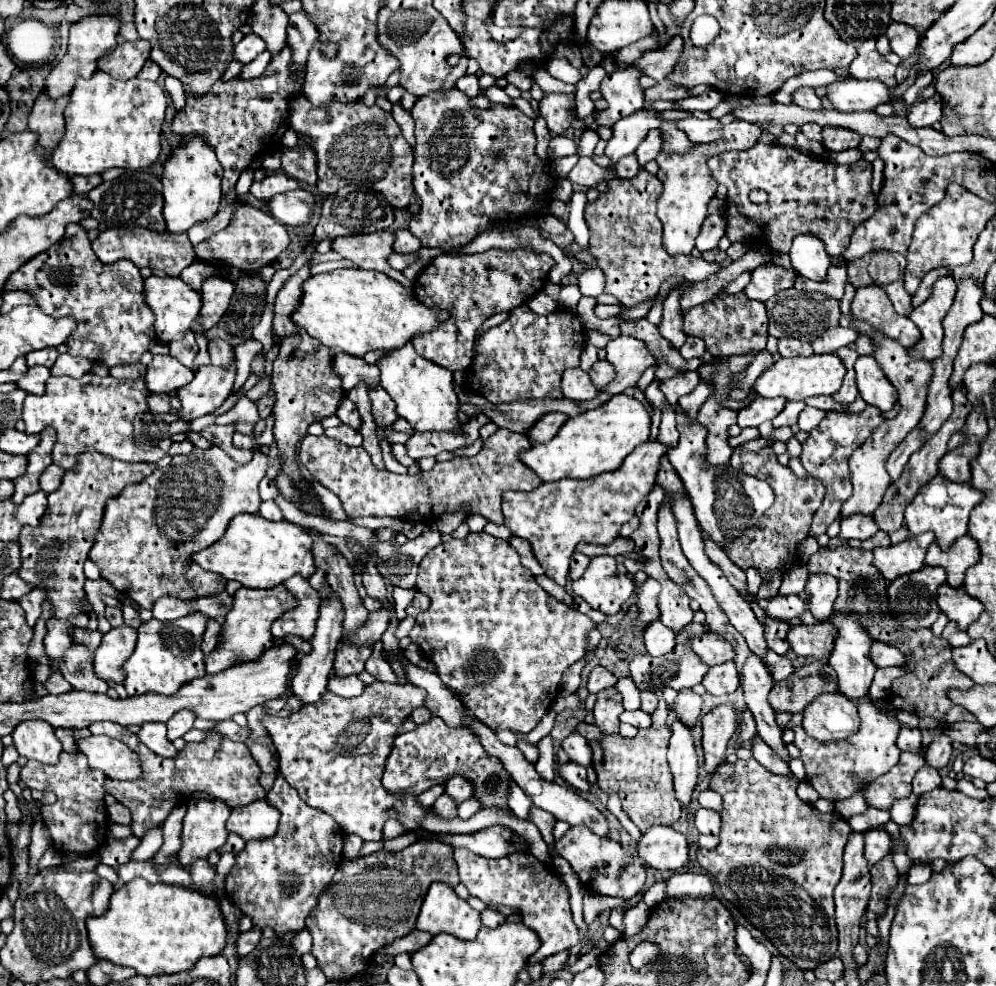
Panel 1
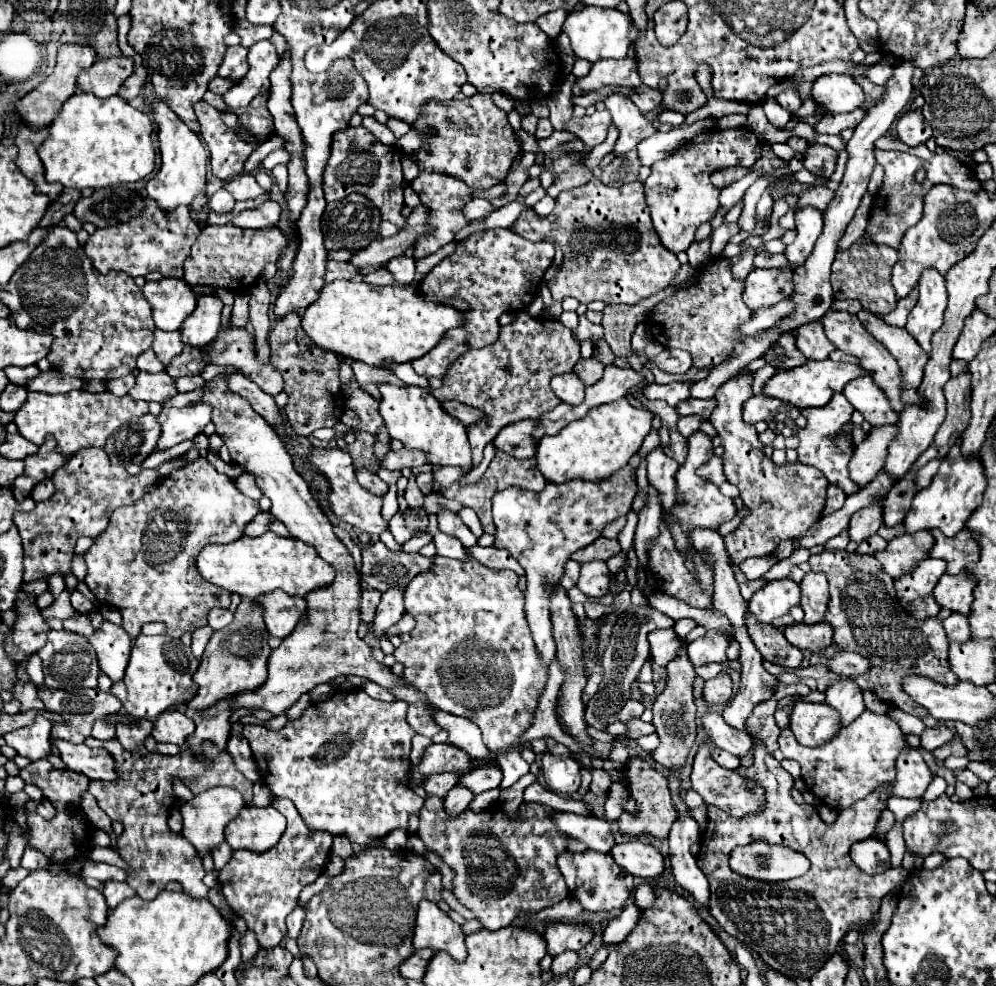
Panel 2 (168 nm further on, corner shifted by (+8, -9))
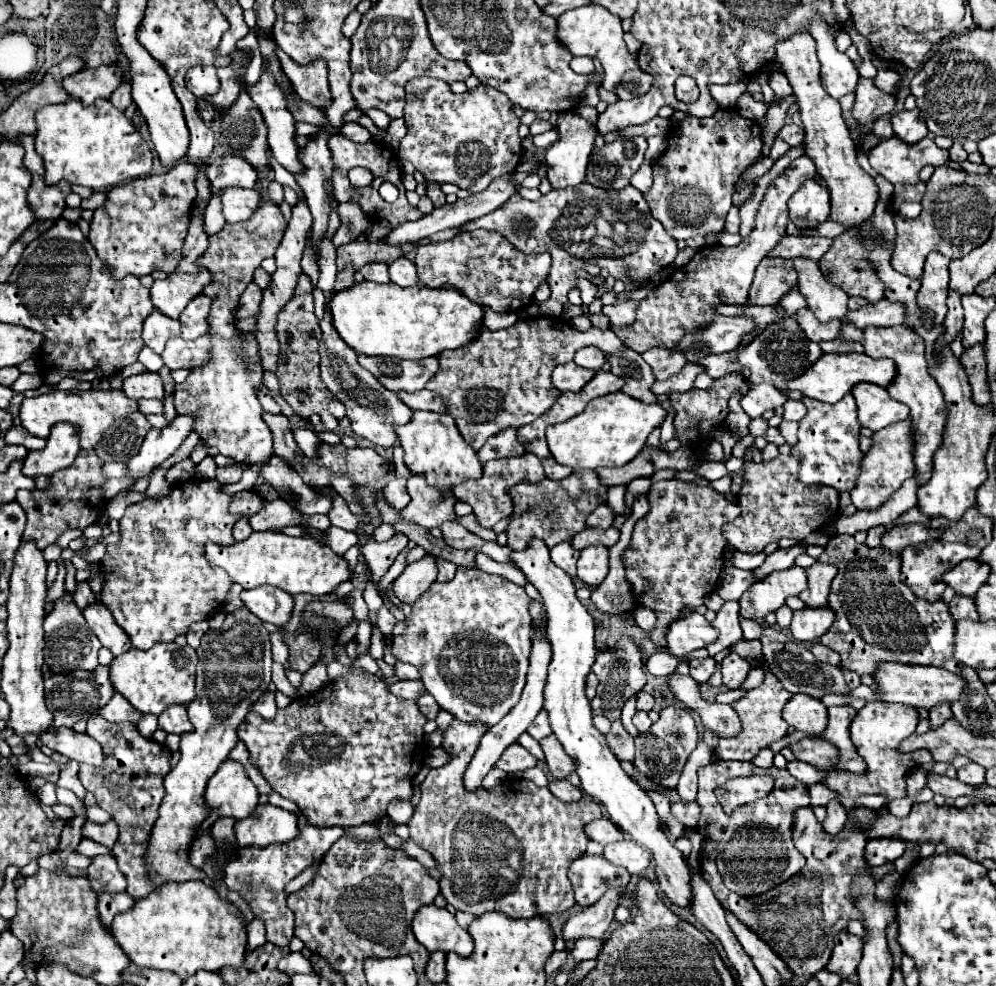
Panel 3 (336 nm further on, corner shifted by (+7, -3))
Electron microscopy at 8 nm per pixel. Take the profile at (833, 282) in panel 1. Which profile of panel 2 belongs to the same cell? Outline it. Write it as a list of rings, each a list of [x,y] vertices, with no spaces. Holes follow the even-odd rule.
[[[788,297],[788,299],[784,299],[784,301],[780,301],[780,303],[772,305],[772,307],[764,307],[764,309],[754,311],[752,319],[748,323],[744,323],[744,327],[740,327],[740,335],[752,337],[752,335],[756,335],[762,329],[774,327],[778,323],[778,319],[786,317],[792,311],[792,307],[794,307],[792,299]]]

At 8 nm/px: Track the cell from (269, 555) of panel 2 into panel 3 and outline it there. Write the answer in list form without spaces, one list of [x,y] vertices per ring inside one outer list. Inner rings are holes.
[[[255,531],[245,541],[237,541],[233,545],[207,543],[205,557],[213,567],[225,569],[229,577],[243,589],[255,589],[267,583],[291,595],[329,595],[337,589],[339,583],[351,577],[347,561],[335,555],[329,547],[321,547],[309,537],[289,537],[285,533],[275,531]]]

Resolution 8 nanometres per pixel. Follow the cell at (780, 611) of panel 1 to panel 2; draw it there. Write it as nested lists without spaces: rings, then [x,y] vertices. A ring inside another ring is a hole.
[[[780,579],[766,583],[760,591],[752,595],[748,601],[750,613],[760,623],[770,623],[776,617],[782,617],[790,611],[790,607],[800,603],[800,585],[792,579]]]

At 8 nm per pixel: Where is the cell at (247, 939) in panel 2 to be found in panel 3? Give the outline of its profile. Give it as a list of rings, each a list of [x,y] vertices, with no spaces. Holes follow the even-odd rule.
[[[253,919],[251,923],[247,923],[247,951],[253,951],[255,947],[263,945],[265,939],[265,925],[261,919]]]

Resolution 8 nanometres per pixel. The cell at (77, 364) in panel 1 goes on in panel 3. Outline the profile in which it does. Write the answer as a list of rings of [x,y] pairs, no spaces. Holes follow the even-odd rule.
[[[21,375],[11,387],[15,389],[15,391],[19,391],[19,393],[23,393],[23,391],[27,391],[27,389],[39,389],[41,385],[45,383],[45,379],[41,377],[41,375]]]

